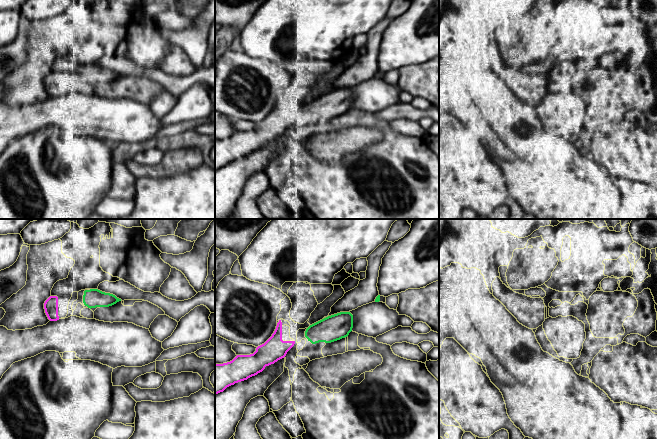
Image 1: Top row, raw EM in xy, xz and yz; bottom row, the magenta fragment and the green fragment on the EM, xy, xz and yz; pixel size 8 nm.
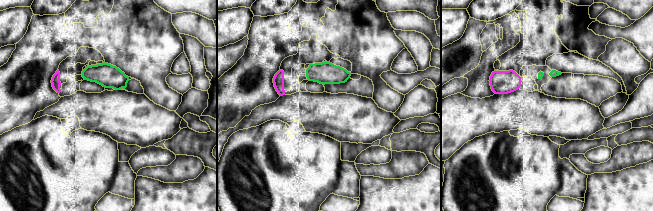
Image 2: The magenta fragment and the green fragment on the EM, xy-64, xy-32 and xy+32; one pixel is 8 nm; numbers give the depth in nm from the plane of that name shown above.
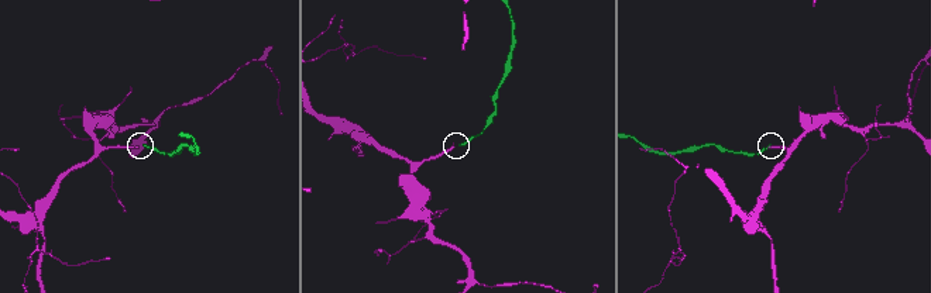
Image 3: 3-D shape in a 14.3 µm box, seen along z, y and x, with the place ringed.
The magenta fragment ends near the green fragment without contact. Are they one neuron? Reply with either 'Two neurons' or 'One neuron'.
Two neurons

